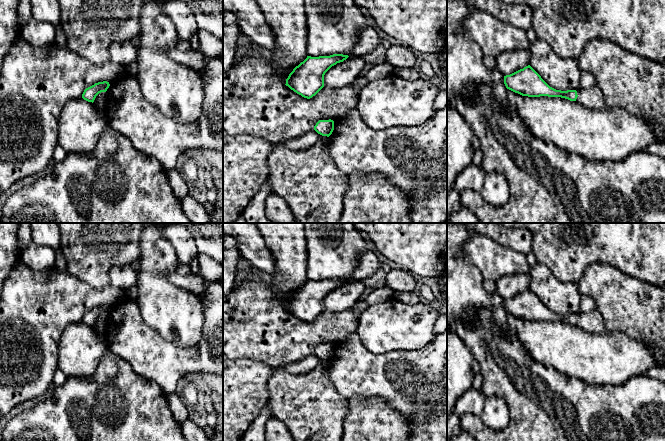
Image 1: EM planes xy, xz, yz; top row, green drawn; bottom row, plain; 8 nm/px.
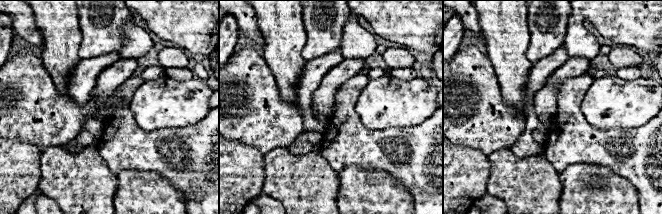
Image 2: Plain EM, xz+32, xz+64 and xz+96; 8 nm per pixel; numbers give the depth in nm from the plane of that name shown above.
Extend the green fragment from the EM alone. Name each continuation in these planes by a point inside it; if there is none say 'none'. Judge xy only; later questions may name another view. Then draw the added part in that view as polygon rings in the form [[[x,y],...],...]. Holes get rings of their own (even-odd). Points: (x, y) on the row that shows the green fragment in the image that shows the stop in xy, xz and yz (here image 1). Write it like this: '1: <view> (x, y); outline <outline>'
none

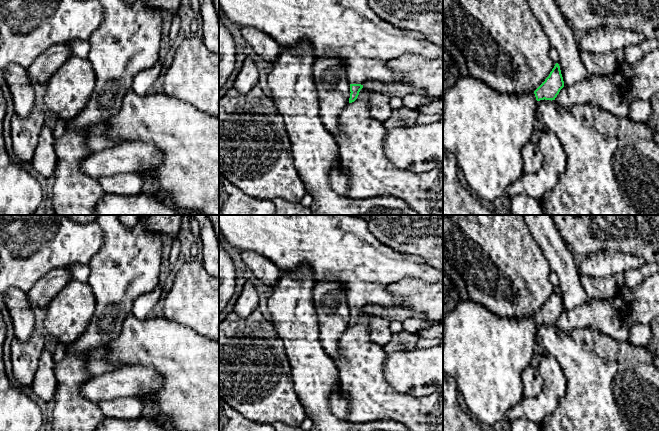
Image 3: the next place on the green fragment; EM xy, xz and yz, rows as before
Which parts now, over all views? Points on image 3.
1: xz (350, 30); outline [[[219,0],[219,7],[227,15],[227,17],[240,27],[252,27],[259,31],[264,32],[266,35],[273,38],[281,48],[291,48],[298,43],[306,41],[312,47],[313,56],[315,58],[332,55],[340,58],[346,67],[347,78],[350,84],[364,85],[368,82],[383,82],[388,83],[401,83],[402,77],[394,73],[388,66],[388,62],[399,56],[404,55],[420,55],[427,59],[436,59],[443,57],[443,49],[429,42],[422,33],[417,31],[405,30],[393,26],[392,24],[381,19],[369,6],[368,0]]]

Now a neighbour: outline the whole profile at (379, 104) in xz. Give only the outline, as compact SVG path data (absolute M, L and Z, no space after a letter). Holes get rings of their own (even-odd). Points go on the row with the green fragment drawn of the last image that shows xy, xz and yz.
M370 91L369 97L369 114L375 119L384 122L391 117L393 109L390 105L390 96Z

